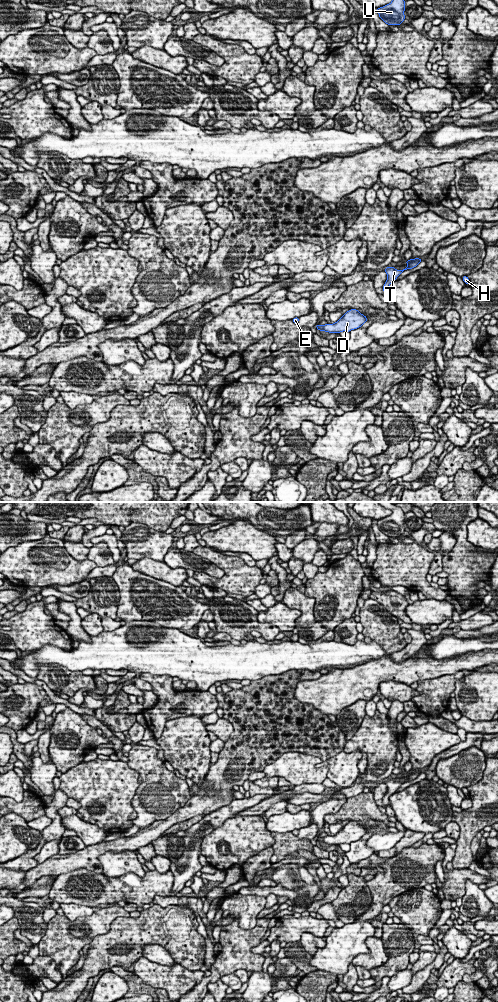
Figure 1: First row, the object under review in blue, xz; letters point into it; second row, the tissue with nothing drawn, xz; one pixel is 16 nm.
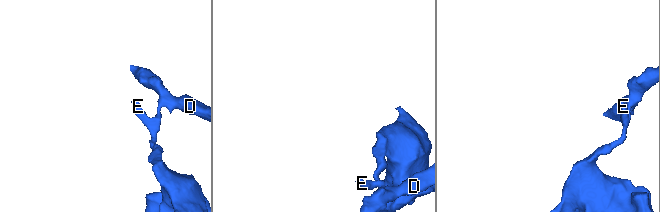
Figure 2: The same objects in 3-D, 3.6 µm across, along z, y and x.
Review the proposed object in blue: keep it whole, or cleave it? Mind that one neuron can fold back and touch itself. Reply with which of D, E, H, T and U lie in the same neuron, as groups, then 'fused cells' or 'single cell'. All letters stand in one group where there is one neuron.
D H T U / E; fused cells

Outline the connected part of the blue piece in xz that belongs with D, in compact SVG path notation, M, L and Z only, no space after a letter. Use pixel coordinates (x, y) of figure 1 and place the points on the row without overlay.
M350 821L334 836L318 837L316 840L329 845L350 844L361 839L365 834L367 834L366 828L356 821Z

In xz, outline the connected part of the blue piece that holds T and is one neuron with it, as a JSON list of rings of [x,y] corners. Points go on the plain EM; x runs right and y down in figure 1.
[[[412,770],[412,771],[410,771],[410,772],[408,772],[408,773],[405,774],[408,778],[407,778],[405,781],[403,781],[403,782],[397,782],[397,781],[395,781],[393,778],[392,778],[392,779],[386,779],[384,783],[385,783],[386,786],[387,786],[387,792],[386,792],[385,796],[383,797],[383,804],[384,804],[385,806],[389,806],[389,805],[390,805],[389,797],[390,797],[392,794],[394,794],[394,793],[397,791],[397,789],[398,789],[404,782],[412,781],[412,780],[416,779],[421,773],[422,773],[422,771],[420,771],[420,770],[415,770],[415,771]]]

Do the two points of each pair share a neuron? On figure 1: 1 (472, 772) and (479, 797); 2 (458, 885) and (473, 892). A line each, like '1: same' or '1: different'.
1: different
2: different

